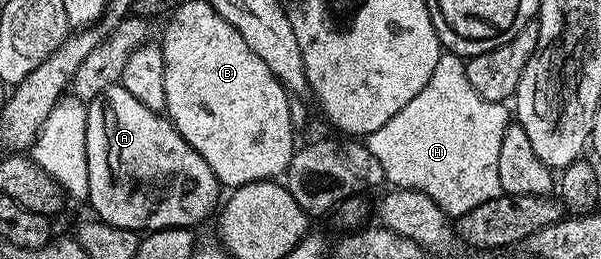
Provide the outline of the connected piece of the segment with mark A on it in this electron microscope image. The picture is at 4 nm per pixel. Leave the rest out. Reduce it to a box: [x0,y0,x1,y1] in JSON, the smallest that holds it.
[86,86,222,234]

